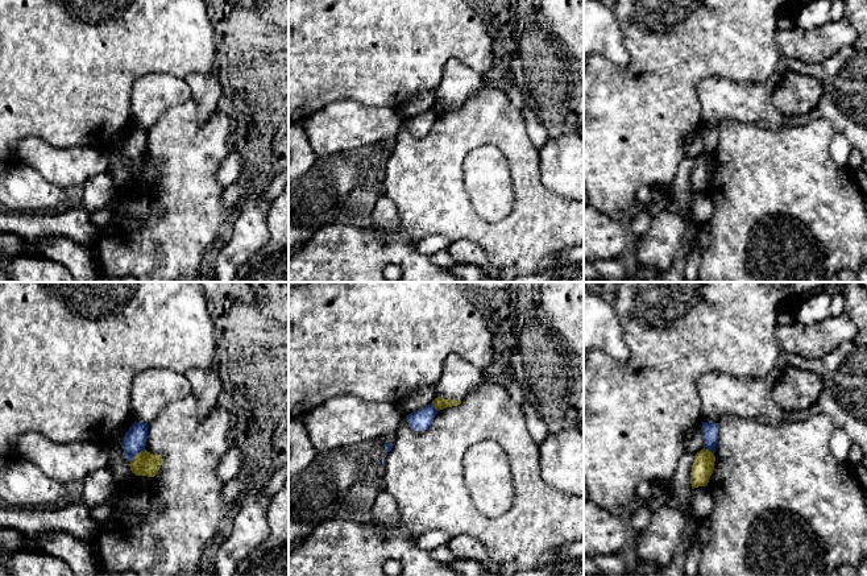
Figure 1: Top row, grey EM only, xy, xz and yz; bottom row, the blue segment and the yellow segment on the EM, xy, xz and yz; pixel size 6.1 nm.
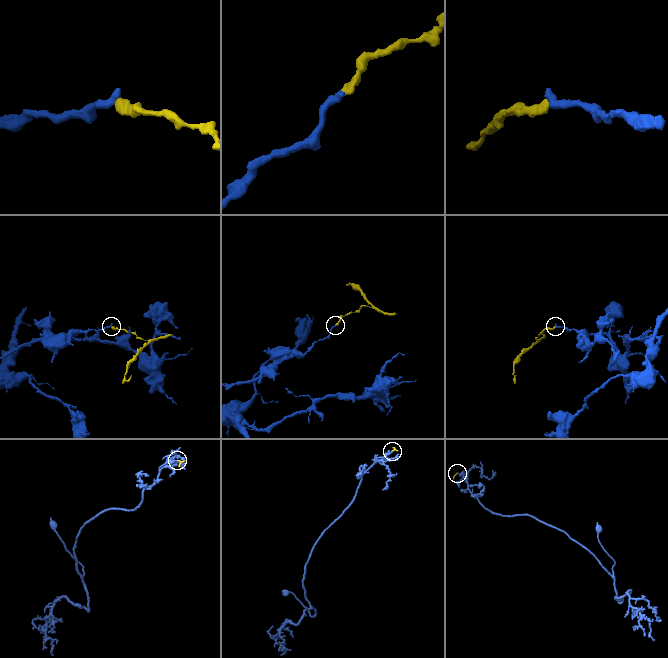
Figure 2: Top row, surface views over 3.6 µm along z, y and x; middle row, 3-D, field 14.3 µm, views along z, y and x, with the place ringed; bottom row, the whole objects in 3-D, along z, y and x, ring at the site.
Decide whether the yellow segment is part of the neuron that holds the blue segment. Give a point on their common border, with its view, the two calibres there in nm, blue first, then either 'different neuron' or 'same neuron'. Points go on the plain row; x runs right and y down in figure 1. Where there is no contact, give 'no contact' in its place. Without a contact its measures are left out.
contact xy (136, 158); calibres 140 and 140 nm; different neuron

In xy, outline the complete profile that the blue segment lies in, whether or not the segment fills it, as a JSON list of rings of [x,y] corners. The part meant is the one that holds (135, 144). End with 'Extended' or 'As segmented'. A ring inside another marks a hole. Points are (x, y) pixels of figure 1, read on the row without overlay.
[[[134,127],[125,137],[121,150],[129,167],[137,158],[145,154],[146,144],[148,128]]]. As segmented

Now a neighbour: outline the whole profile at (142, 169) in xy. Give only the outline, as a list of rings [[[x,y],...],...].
[[[146,154],[137,158],[130,166],[130,175],[136,181],[154,182],[162,169],[161,159],[153,159]]]

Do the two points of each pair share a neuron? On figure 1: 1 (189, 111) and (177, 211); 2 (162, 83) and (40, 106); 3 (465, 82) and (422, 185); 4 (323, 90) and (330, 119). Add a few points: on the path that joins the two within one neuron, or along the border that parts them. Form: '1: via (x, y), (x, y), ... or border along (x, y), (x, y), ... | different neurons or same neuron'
1: via (186, 136), (186, 186) | same neuron
2: border along (160, 71), (141, 75), (135, 82), (131, 119) | different neurons
3: border along (484, 86), (461, 106) | different neurons
4: border along (356, 100), (334, 100), (302, 121) | different neurons

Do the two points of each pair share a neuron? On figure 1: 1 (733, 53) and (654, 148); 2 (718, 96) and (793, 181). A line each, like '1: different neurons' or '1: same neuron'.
1: same neuron
2: different neurons

